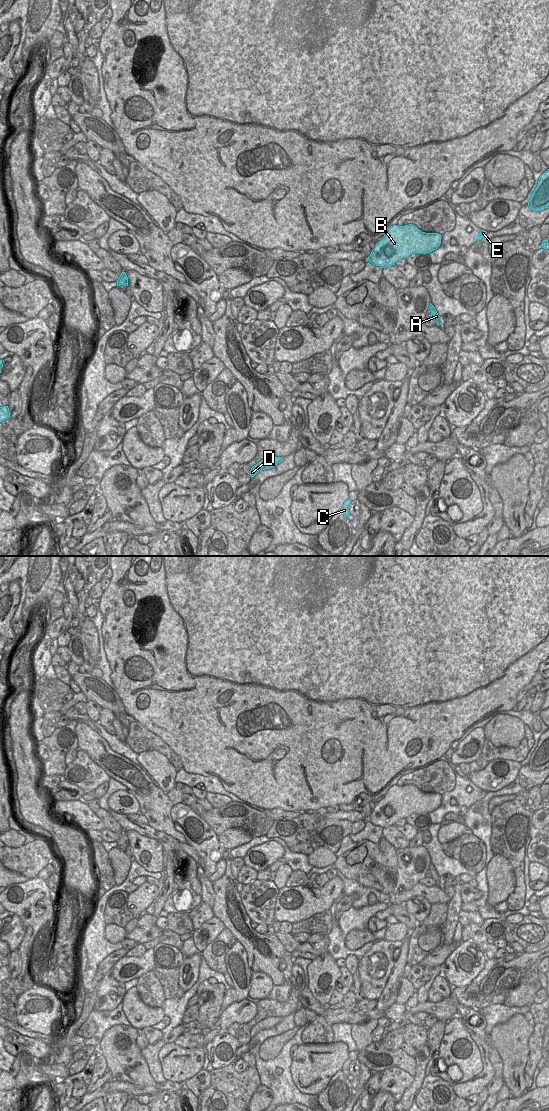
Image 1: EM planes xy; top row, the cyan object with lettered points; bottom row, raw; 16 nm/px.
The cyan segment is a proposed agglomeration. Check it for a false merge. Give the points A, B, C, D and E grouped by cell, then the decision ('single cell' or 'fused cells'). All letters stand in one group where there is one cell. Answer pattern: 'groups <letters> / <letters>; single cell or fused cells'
groups A B C D E; single cell

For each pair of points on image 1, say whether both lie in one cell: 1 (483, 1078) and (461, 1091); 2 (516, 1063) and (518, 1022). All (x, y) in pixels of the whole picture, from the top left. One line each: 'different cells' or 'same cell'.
1: same cell
2: same cell

